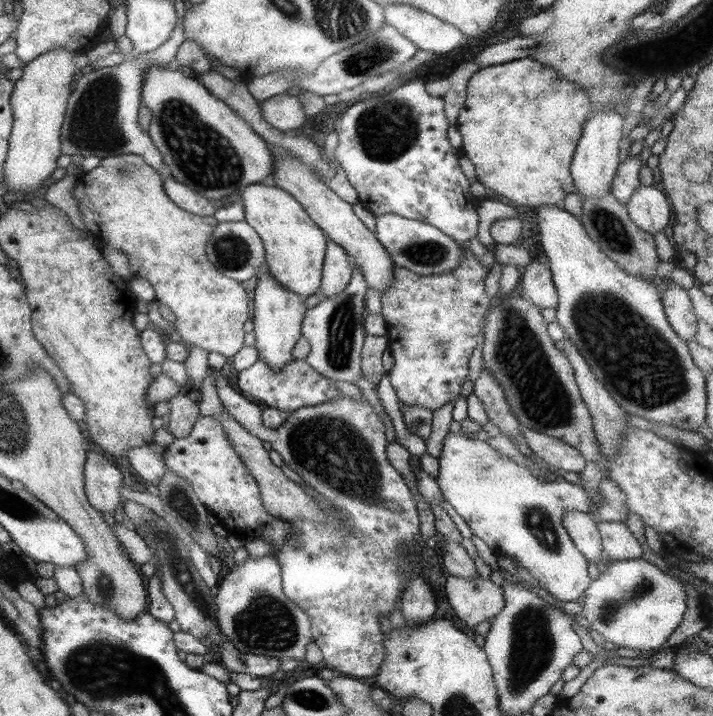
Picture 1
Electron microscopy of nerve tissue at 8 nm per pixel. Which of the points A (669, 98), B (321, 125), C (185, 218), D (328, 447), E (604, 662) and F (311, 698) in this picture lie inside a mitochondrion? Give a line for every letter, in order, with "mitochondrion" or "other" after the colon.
A: other
B: other
C: other
D: mitochondrion
E: other
F: mitochondrion

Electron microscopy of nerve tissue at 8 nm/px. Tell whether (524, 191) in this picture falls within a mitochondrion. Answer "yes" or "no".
no

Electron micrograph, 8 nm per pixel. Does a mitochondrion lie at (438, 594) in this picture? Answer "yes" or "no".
no

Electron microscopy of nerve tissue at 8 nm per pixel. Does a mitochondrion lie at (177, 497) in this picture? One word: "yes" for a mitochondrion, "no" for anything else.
yes

